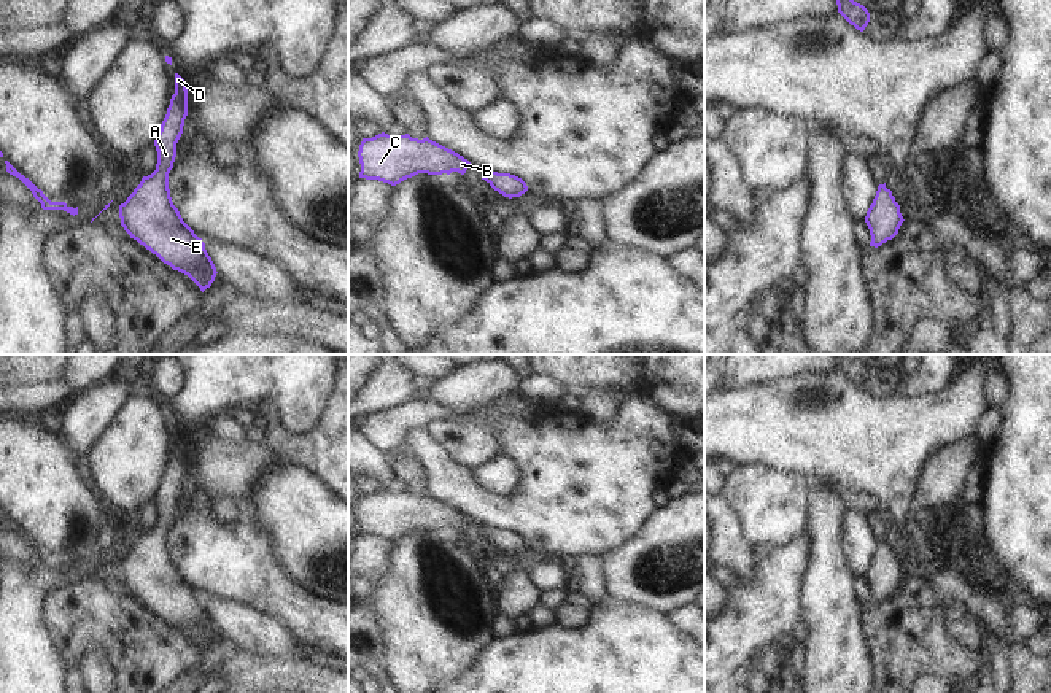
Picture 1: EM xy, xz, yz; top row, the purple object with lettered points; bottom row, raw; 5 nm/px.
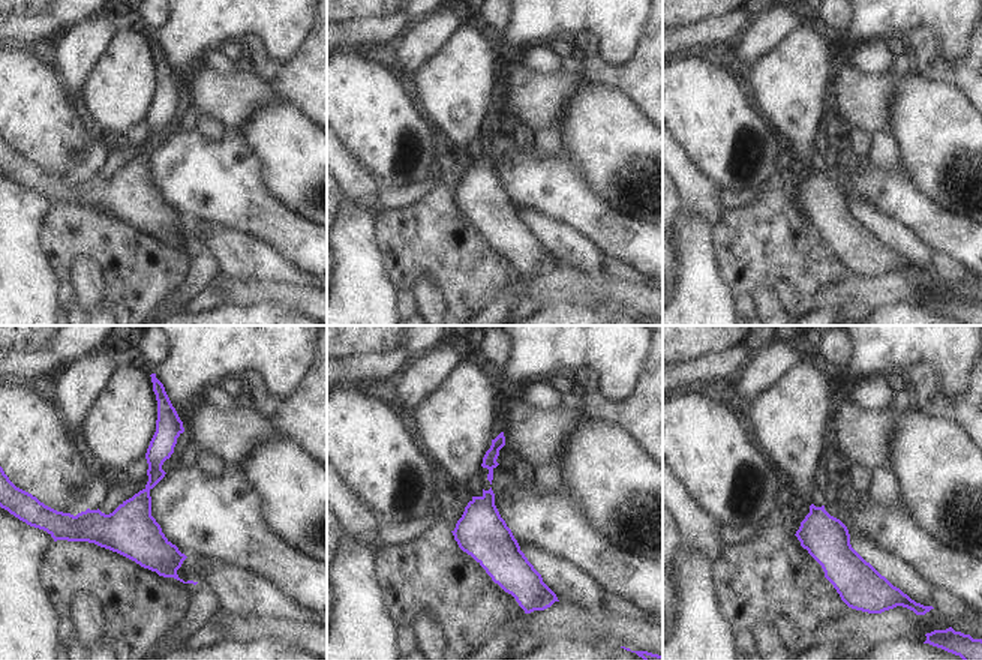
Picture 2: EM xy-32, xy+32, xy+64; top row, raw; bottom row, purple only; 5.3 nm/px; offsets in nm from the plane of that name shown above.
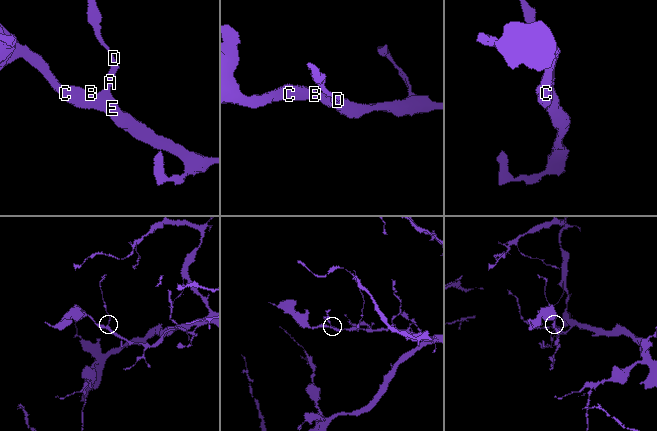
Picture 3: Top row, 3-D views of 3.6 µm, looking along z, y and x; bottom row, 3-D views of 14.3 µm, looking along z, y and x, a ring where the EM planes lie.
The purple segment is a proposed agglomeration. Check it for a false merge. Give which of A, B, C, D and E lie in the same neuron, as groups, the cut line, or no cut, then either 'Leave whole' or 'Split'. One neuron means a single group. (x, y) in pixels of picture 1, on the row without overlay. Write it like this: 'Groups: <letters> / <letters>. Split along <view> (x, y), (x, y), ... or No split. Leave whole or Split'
Groups: A B C D E. No split. Leave whole

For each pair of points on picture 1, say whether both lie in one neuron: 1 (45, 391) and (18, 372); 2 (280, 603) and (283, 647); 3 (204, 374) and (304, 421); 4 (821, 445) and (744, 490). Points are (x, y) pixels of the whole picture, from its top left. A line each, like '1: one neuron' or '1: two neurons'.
1: two neurons
2: two neurons
3: one neuron
4: two neurons

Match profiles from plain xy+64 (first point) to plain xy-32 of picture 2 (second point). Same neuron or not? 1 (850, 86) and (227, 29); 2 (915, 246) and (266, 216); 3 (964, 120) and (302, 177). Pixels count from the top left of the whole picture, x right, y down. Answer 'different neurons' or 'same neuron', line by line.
1: different neurons
2: different neurons
3: same neuron

